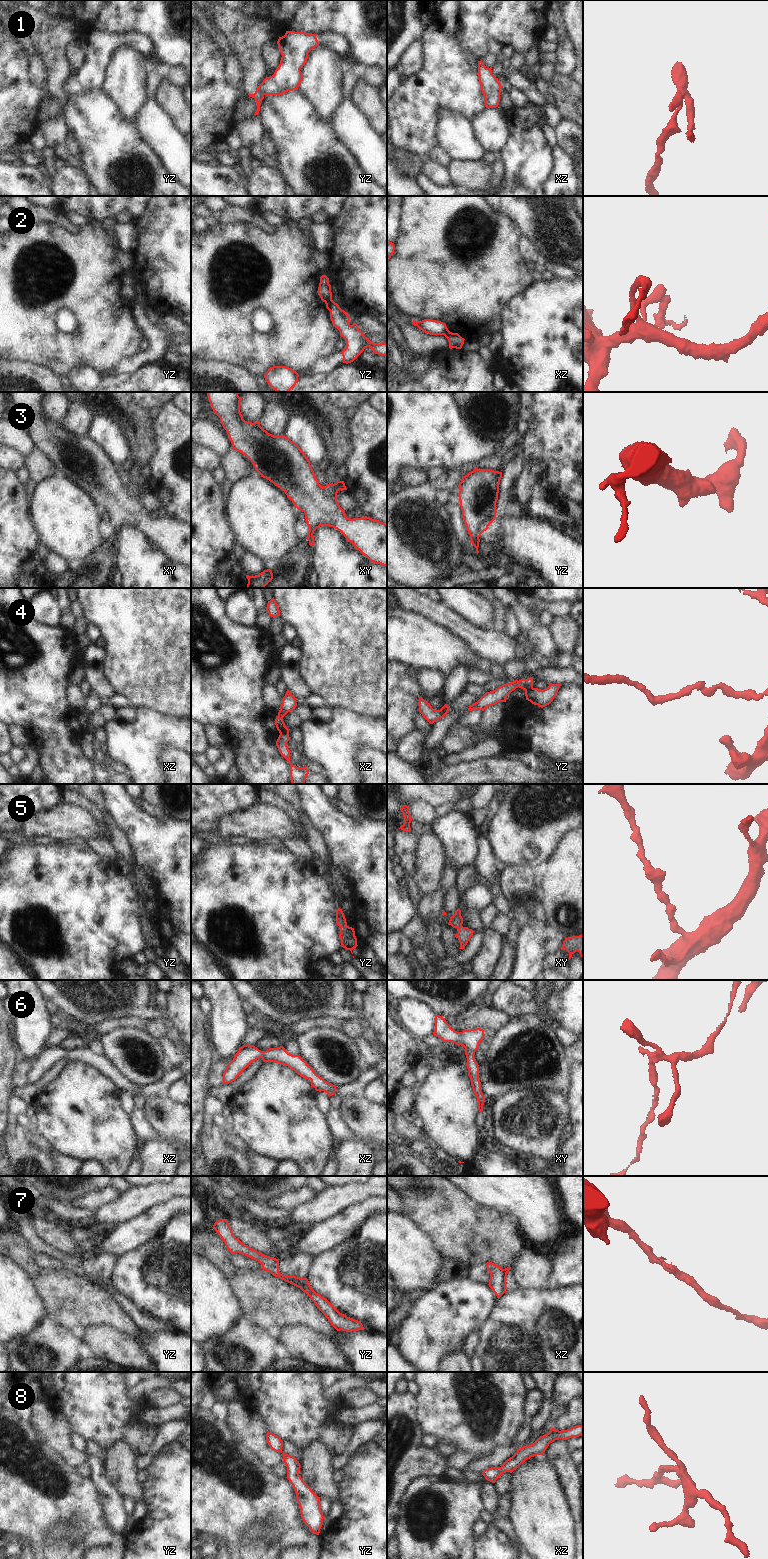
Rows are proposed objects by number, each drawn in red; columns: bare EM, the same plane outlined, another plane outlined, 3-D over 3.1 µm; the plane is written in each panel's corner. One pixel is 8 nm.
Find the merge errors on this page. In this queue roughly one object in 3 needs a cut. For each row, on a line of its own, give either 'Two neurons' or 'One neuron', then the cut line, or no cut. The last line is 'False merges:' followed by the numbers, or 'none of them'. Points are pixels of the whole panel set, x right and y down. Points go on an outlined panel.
1: Two neurons. Split along yz (259, 85), (263, 95)
2: Two neurons. Split along yz (331, 297), (325, 302)
3: One neuron. No split
4: Two neurons. Split along yz (532, 687), (525, 691)
5: One neuron. No split
6: One neuron. No split
7: Two neurons. Split along xz (502, 1269), (502, 1290), (504, 1292)
8: One neuron. No split
False merges: 1, 2, 4, 7.

